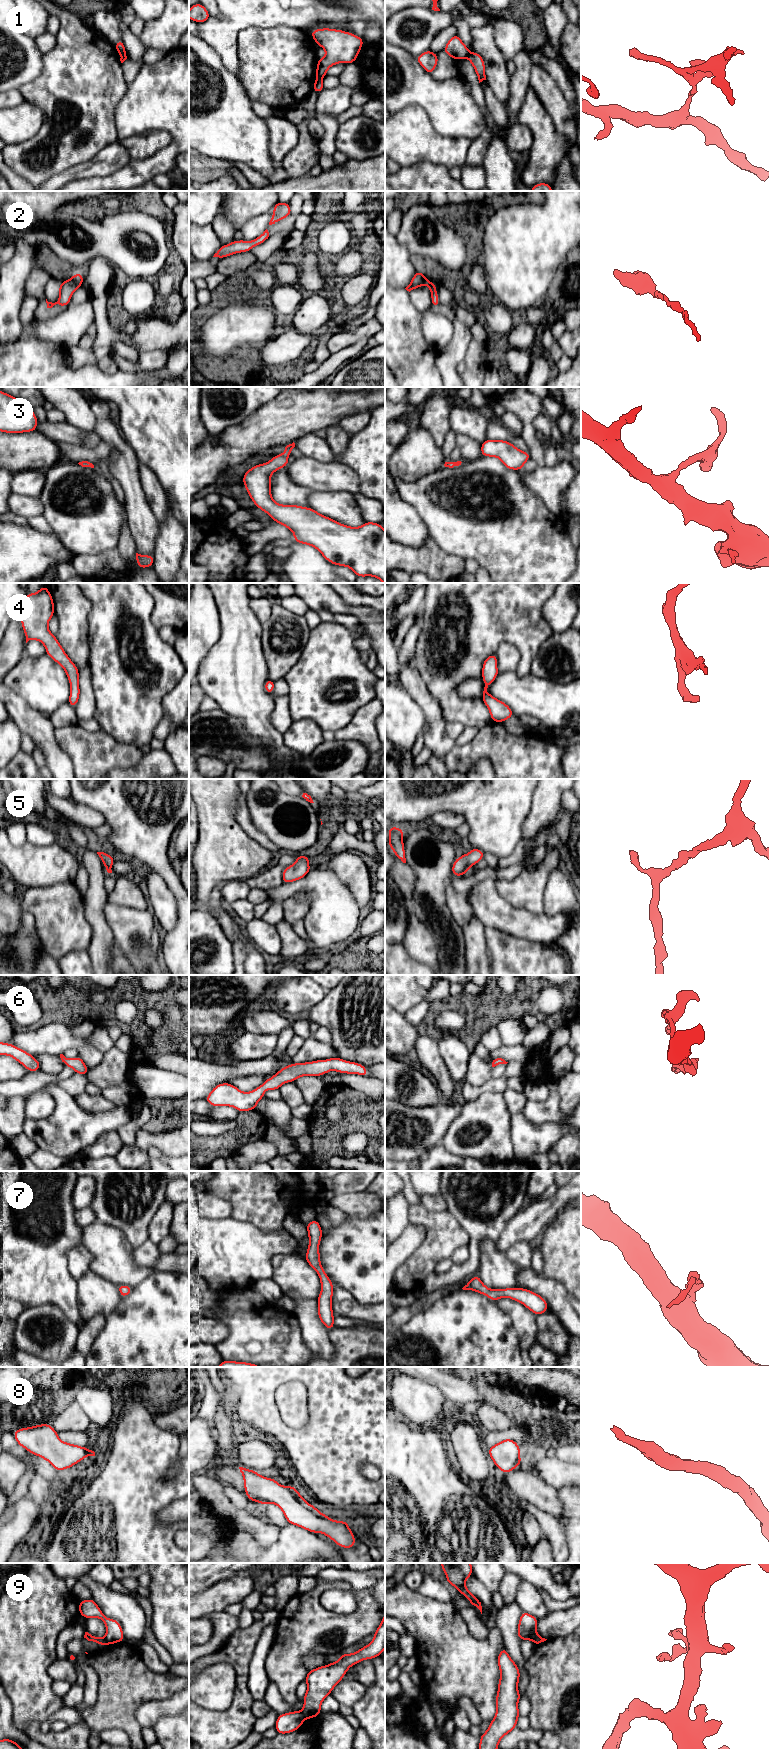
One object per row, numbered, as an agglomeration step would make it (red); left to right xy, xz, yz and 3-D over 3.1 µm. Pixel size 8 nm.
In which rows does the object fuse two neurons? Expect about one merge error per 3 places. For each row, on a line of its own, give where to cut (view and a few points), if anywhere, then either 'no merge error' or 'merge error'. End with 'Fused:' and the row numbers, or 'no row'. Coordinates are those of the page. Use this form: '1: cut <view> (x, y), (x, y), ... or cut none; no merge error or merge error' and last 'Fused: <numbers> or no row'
1: cut xz (321, 77), (316, 79); merge error
2: cut none; no merge error
3: cut none; no merge error
4: cut none; no merge error
5: cut none; no merge error
6: cut none; no merge error
7: cut none; no merge error
8: cut none; no merge error
9: cut xz (300, 1711), (305, 1718); merge error
Fused: 1, 9

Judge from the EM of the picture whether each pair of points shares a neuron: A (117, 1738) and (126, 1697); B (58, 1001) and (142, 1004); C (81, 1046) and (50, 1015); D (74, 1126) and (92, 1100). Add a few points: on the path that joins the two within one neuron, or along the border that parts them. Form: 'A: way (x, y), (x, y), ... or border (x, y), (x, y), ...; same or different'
A: border (98, 1732), (104, 1729), (120, 1728), (130, 1738); different
B: way (79, 1002), (85, 1008), (104, 1008), (121, 995); same
C: border (64, 1023), (47, 1023), (44, 1025); different
D: border (73, 1096), (75, 1101), (86, 1110), (108, 1111); different

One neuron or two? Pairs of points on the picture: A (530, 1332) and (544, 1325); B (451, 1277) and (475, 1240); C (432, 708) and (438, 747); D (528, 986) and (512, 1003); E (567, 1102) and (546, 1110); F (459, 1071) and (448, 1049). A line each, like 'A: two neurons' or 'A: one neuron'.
A: two neurons
B: one neuron
C: one neuron
D: one neuron
E: two neurons
F: one neuron

